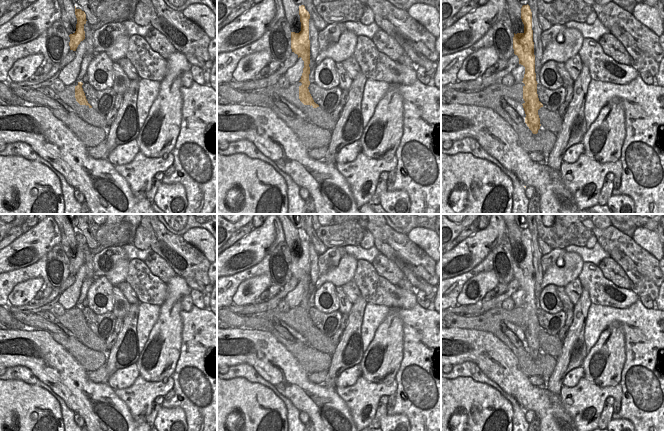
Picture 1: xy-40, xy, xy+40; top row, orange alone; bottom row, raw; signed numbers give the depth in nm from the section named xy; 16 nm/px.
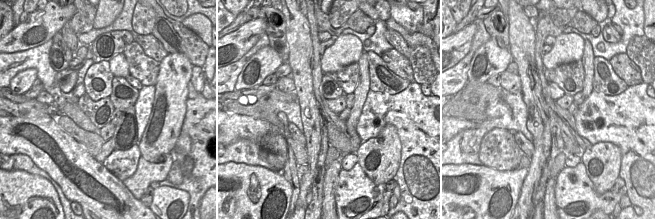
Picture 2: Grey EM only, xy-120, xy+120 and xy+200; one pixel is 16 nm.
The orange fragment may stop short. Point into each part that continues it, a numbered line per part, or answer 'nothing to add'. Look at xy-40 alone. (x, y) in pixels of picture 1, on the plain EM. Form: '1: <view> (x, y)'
nothing to add

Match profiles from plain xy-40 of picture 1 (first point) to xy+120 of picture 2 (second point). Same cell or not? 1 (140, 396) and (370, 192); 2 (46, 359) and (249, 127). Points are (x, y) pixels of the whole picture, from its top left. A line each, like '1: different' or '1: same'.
1: same
2: same

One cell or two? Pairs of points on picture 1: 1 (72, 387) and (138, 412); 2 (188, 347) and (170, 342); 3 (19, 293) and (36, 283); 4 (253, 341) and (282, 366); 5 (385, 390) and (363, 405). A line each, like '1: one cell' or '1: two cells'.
1: two cells
2: two cells
3: one cell
4: one cell
5: one cell

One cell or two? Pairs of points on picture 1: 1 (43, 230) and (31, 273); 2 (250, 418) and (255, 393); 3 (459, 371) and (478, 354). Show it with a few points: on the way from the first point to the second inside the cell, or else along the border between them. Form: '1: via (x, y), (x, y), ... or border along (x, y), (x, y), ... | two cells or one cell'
1: border along (46, 254), (31, 264), (12, 270) | two cells
2: via (251, 412), (255, 399) | one cell
3: border along (453, 365), (472, 361), (487, 377) | two cells

